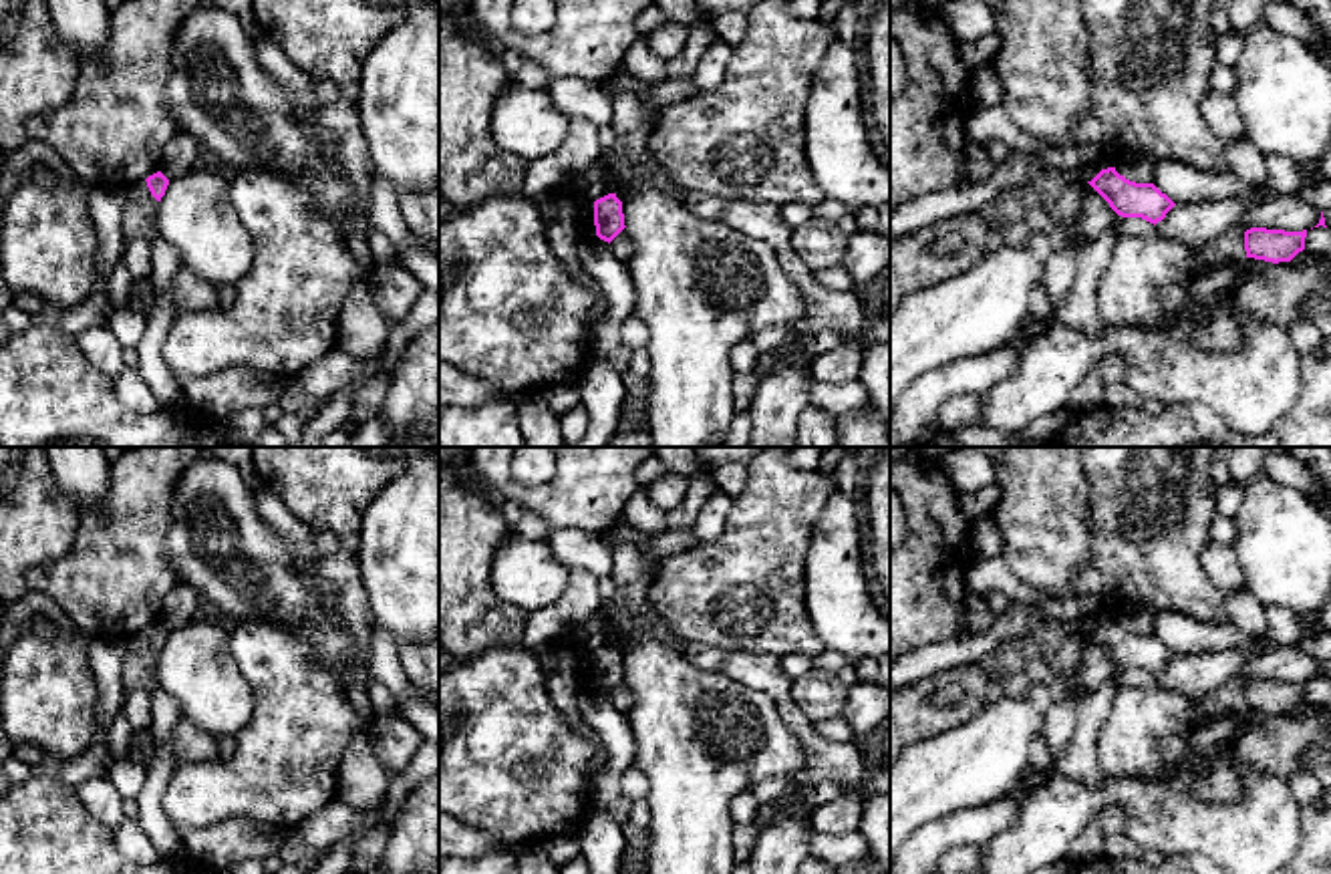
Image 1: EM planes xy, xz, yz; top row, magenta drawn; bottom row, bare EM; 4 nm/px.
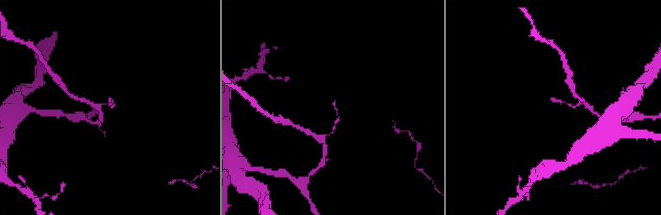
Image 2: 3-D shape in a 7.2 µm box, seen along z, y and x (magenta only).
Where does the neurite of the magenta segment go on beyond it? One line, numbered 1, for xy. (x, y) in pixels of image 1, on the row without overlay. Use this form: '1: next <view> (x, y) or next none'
1: next none

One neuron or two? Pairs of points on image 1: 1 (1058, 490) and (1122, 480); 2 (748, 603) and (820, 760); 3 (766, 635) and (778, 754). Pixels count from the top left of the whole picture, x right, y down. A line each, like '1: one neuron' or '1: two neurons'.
1: two neurons
2: two neurons
3: two neurons

